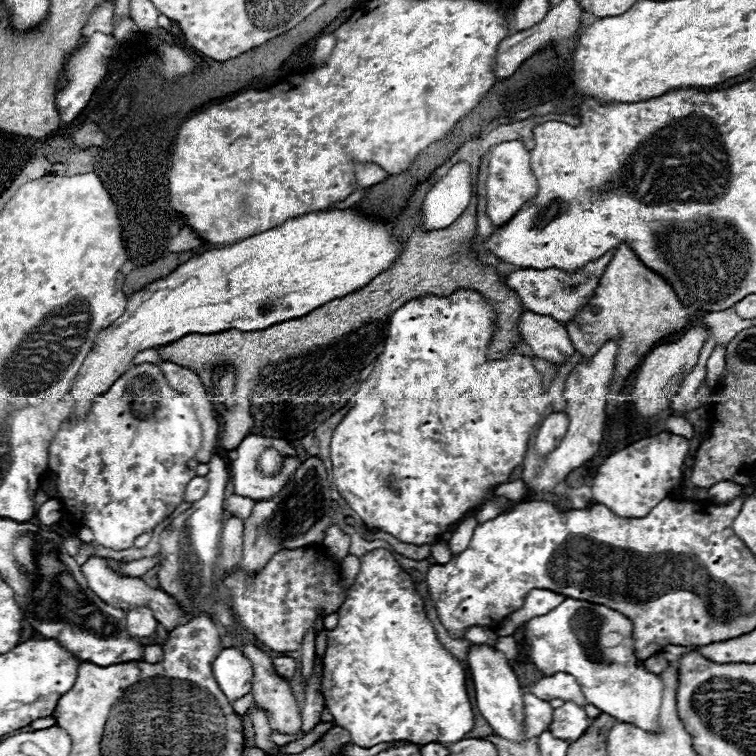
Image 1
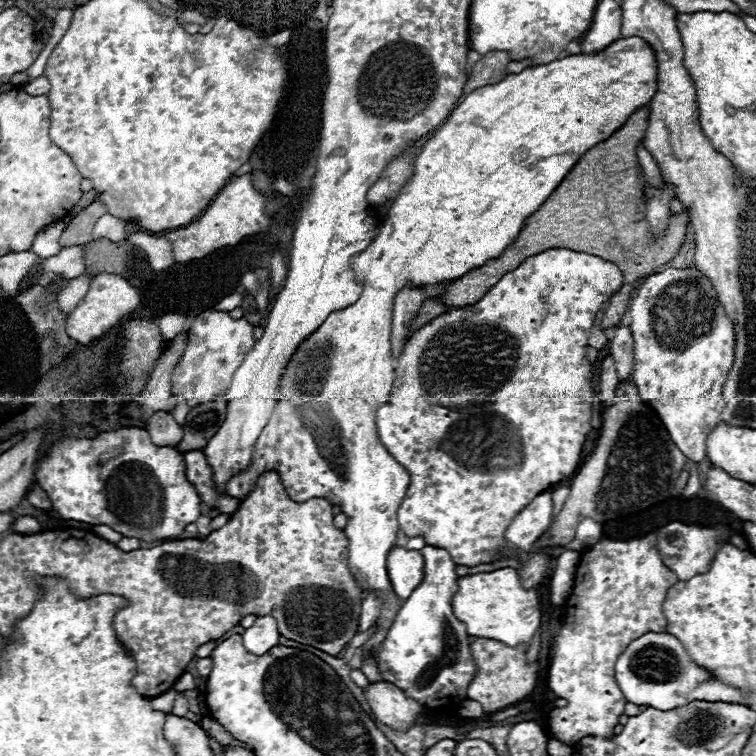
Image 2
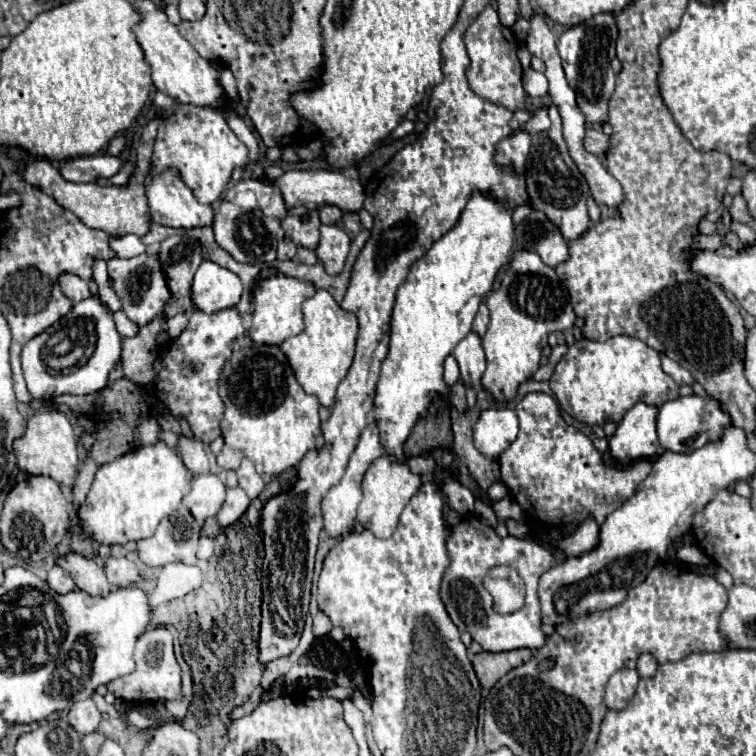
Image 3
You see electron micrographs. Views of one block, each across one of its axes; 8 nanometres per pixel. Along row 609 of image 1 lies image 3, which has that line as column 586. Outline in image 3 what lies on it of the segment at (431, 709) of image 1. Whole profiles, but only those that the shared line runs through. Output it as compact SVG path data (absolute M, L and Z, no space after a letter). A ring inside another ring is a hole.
M616 336L616 338L610 338L608 342L588 342L586 338L574 342L568 348L568 352L562 356L558 366L554 368L554 374L550 378L550 388L552 388L554 396L558 398L560 406L570 416L574 416L578 422L584 422L590 426L594 426L594 424L604 426L606 422L618 424L624 418L624 414L640 400L654 404L654 406L662 406L664 402L676 400L680 396L678 384L662 370L660 354L634 336Z

